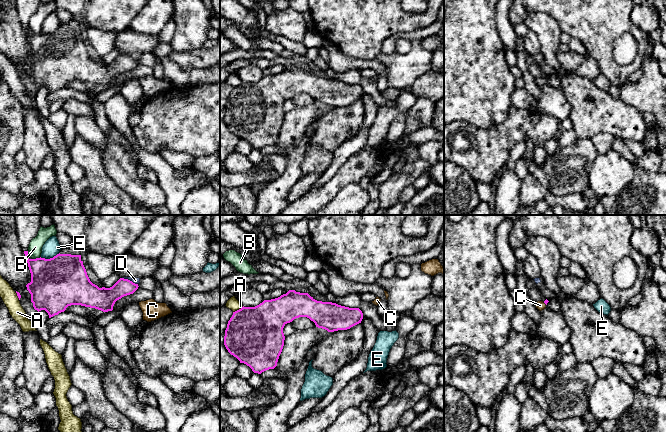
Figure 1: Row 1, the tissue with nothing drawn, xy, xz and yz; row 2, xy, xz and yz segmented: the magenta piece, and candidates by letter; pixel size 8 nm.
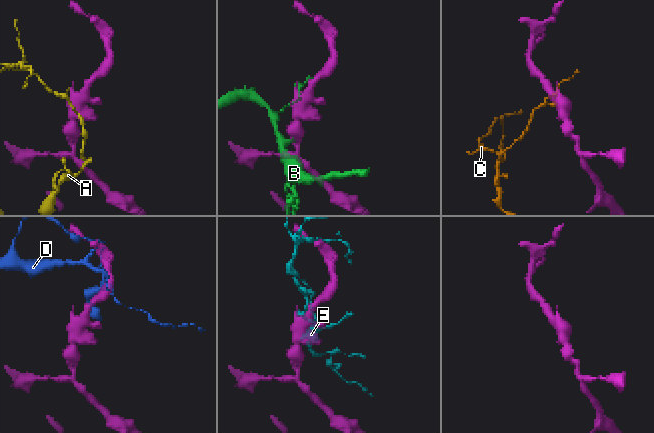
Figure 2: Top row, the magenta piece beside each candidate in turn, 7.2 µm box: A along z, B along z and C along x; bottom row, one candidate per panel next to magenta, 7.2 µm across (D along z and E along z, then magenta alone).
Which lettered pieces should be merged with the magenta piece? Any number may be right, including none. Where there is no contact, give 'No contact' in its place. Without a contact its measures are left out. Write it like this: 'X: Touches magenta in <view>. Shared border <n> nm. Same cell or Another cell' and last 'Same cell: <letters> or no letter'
A: Touches magenta in xz. Shared border 100 nm. Another cell
B: Touches magenta in xy. Shared border 80 nm. Another cell
C: Touches magenta in yz. Shared border 40 nm. Another cell
D: Touches magenta in xy. Shared border 140 nm. Another cell
E: Touches magenta in xy. Shared border 160 nm. Another cell
Same cell: no letter

